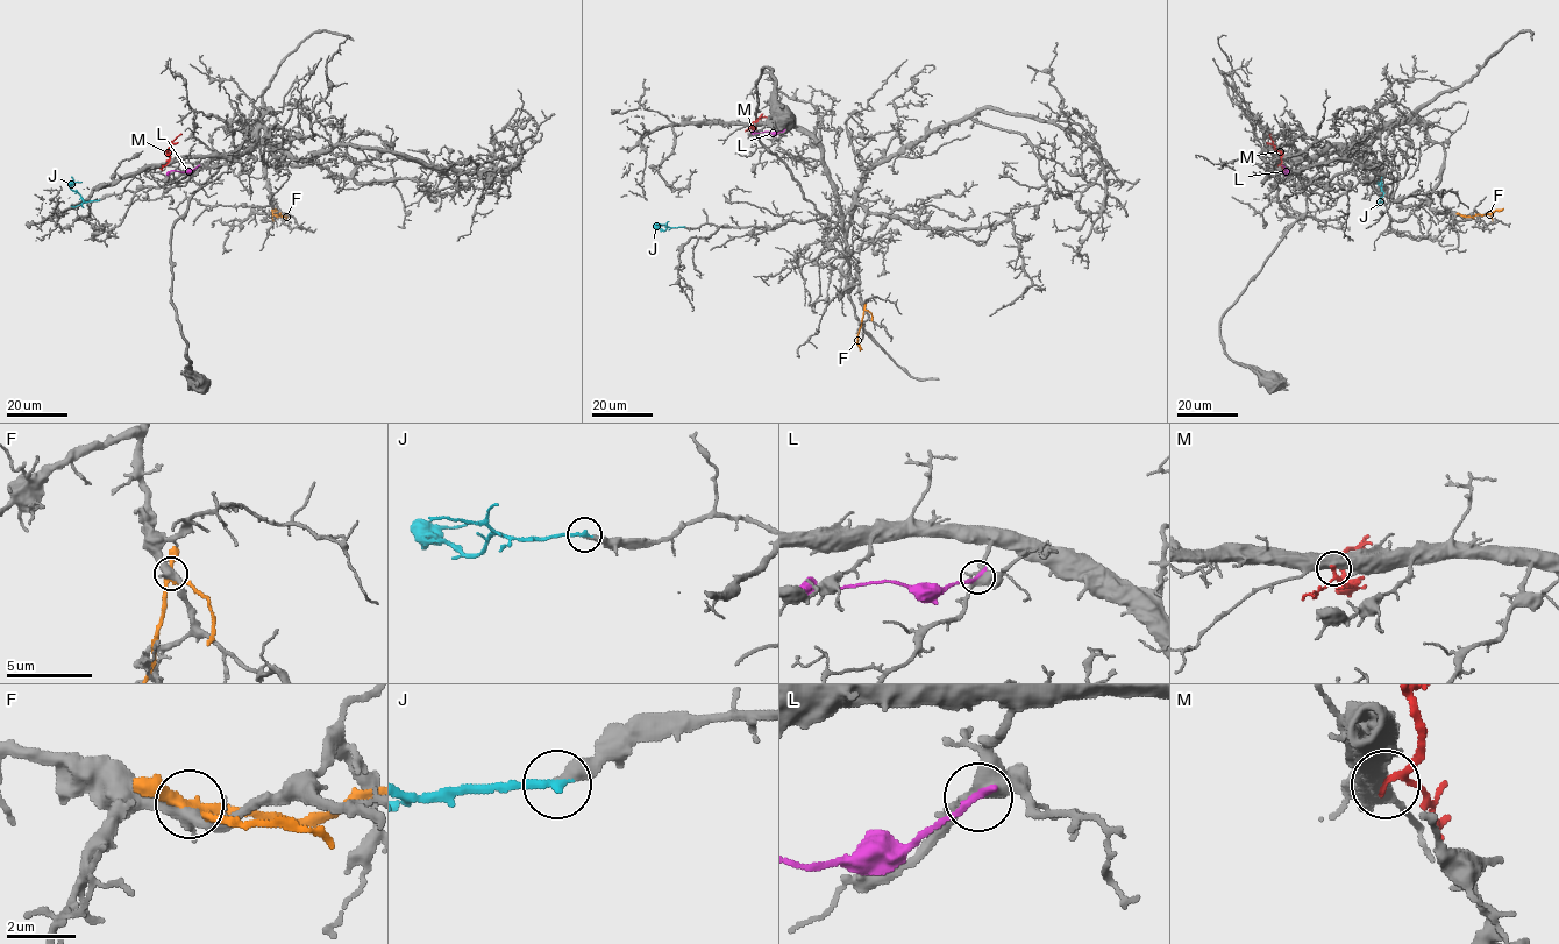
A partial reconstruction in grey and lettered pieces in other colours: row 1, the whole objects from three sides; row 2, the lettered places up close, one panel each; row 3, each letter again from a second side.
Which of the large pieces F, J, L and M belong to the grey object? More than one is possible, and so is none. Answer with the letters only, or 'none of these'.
J

